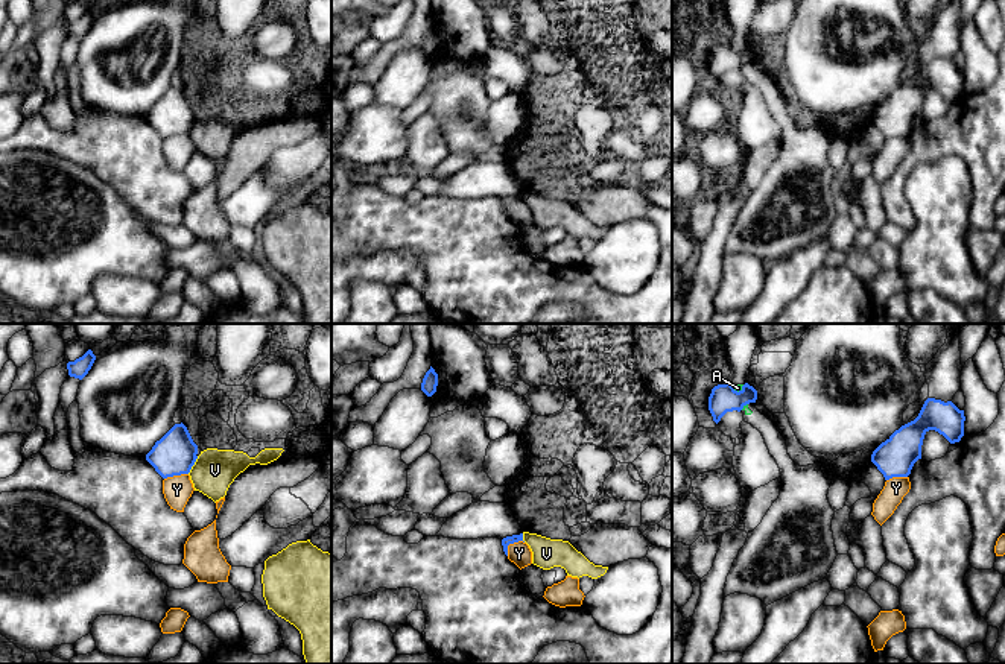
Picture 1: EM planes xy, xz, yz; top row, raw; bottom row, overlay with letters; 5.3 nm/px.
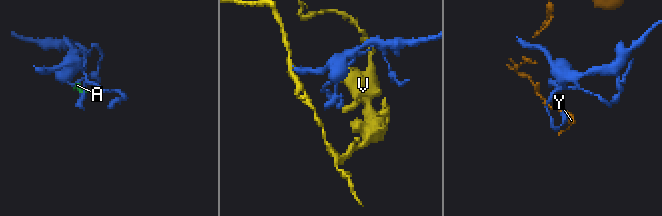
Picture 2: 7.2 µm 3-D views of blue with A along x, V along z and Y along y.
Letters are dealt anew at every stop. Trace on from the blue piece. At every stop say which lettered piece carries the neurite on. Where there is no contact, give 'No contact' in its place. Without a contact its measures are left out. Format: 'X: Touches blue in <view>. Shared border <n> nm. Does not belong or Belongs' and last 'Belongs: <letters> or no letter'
A: Touches blue in yz. Shared border 90 nm. Does not belong
V: Touches blue in xy. Shared border 110 nm. Does not belong
Y: Touches blue in xz. Shared border 120 nm. Does not belong
Belongs: no letter

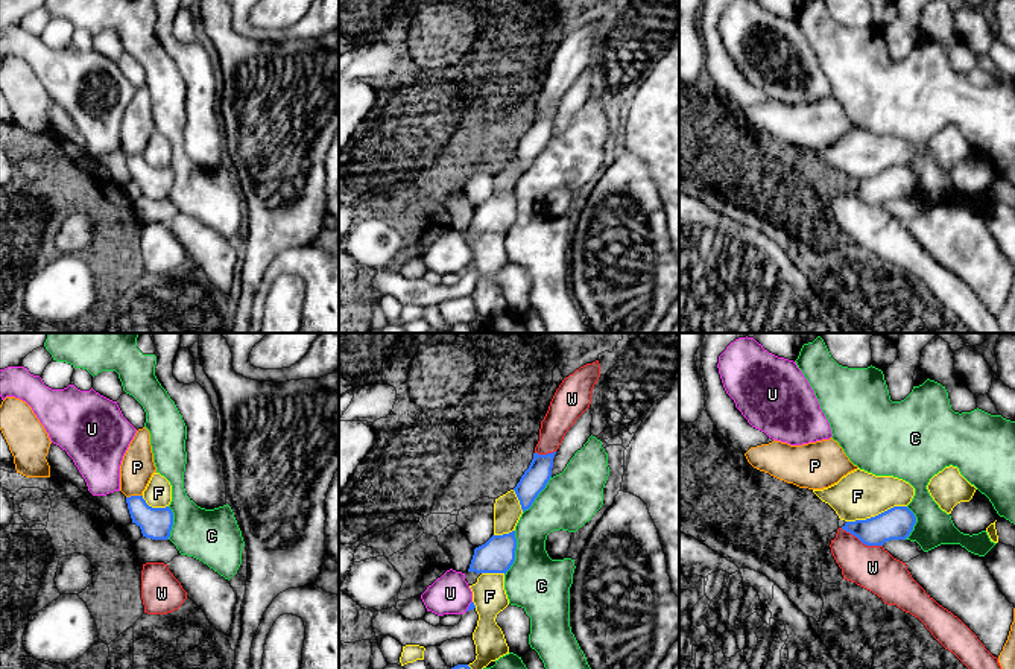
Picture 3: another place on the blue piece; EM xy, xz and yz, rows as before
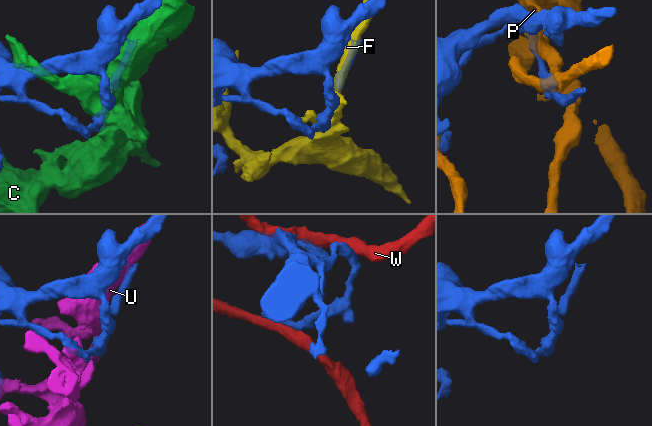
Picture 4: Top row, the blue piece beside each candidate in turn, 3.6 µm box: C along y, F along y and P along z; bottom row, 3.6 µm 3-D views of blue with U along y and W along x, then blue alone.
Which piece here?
C: Touches blue in xz. Shared border 240 nm. Does not belong
F: Touches blue in yz. Shared border 340 nm. Does not belong
P: Touches blue in xy. Shared border 90 nm. Does not belong
U: Touches blue in xz. Shared border 70 nm. Does not belong
W: Touches blue in yz. Shared border 240 nm. Does not belong
Belongs: no letter

